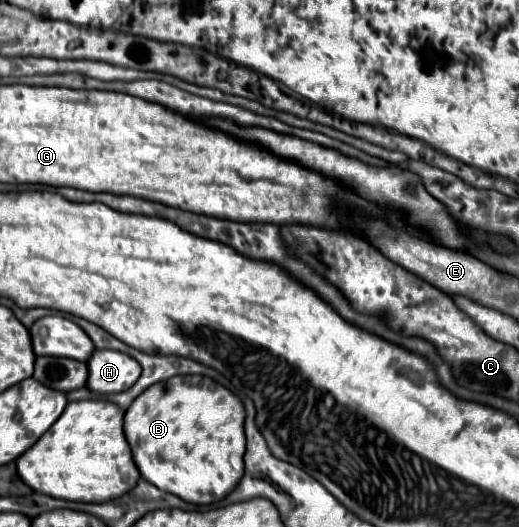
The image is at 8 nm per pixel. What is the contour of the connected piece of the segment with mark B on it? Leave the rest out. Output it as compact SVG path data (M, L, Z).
M176 375L168 381L154 383L128 407L124 417L124 435L130 443L134 463L148 483L186 503L208 505L224 499L242 477L242 457L246 449L244 419L246 411L242 401L220 383L204 375Z

